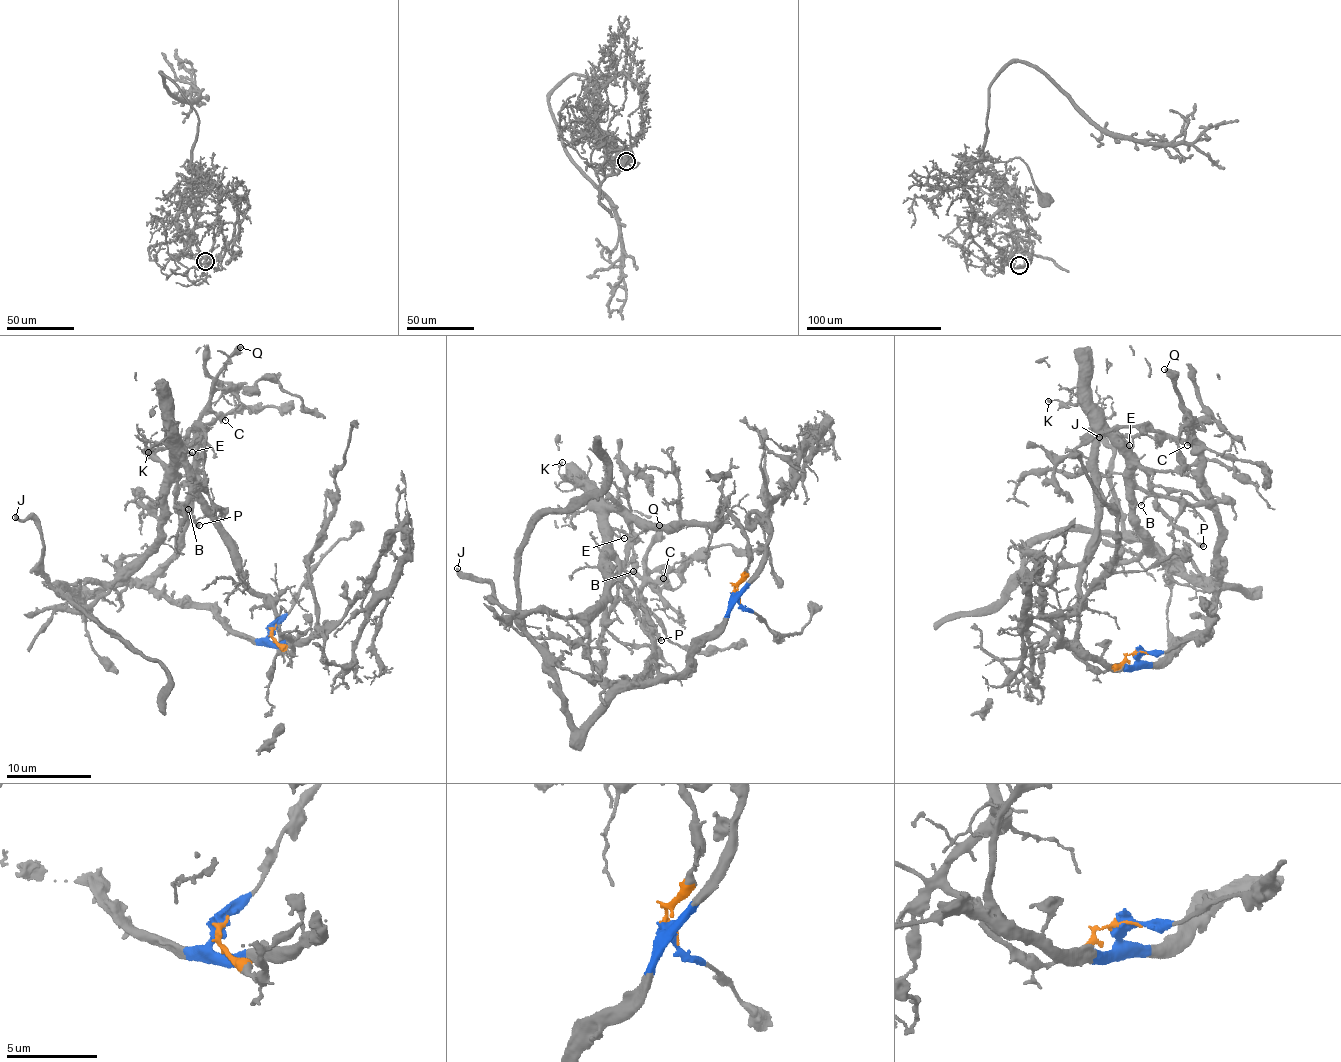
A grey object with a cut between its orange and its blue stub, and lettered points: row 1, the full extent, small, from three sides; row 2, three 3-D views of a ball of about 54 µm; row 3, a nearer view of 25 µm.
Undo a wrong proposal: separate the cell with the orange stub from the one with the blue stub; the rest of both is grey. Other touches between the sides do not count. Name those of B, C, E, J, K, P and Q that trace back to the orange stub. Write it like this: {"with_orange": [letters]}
{"with_orange": ["B", "E", "K", "P"]}

